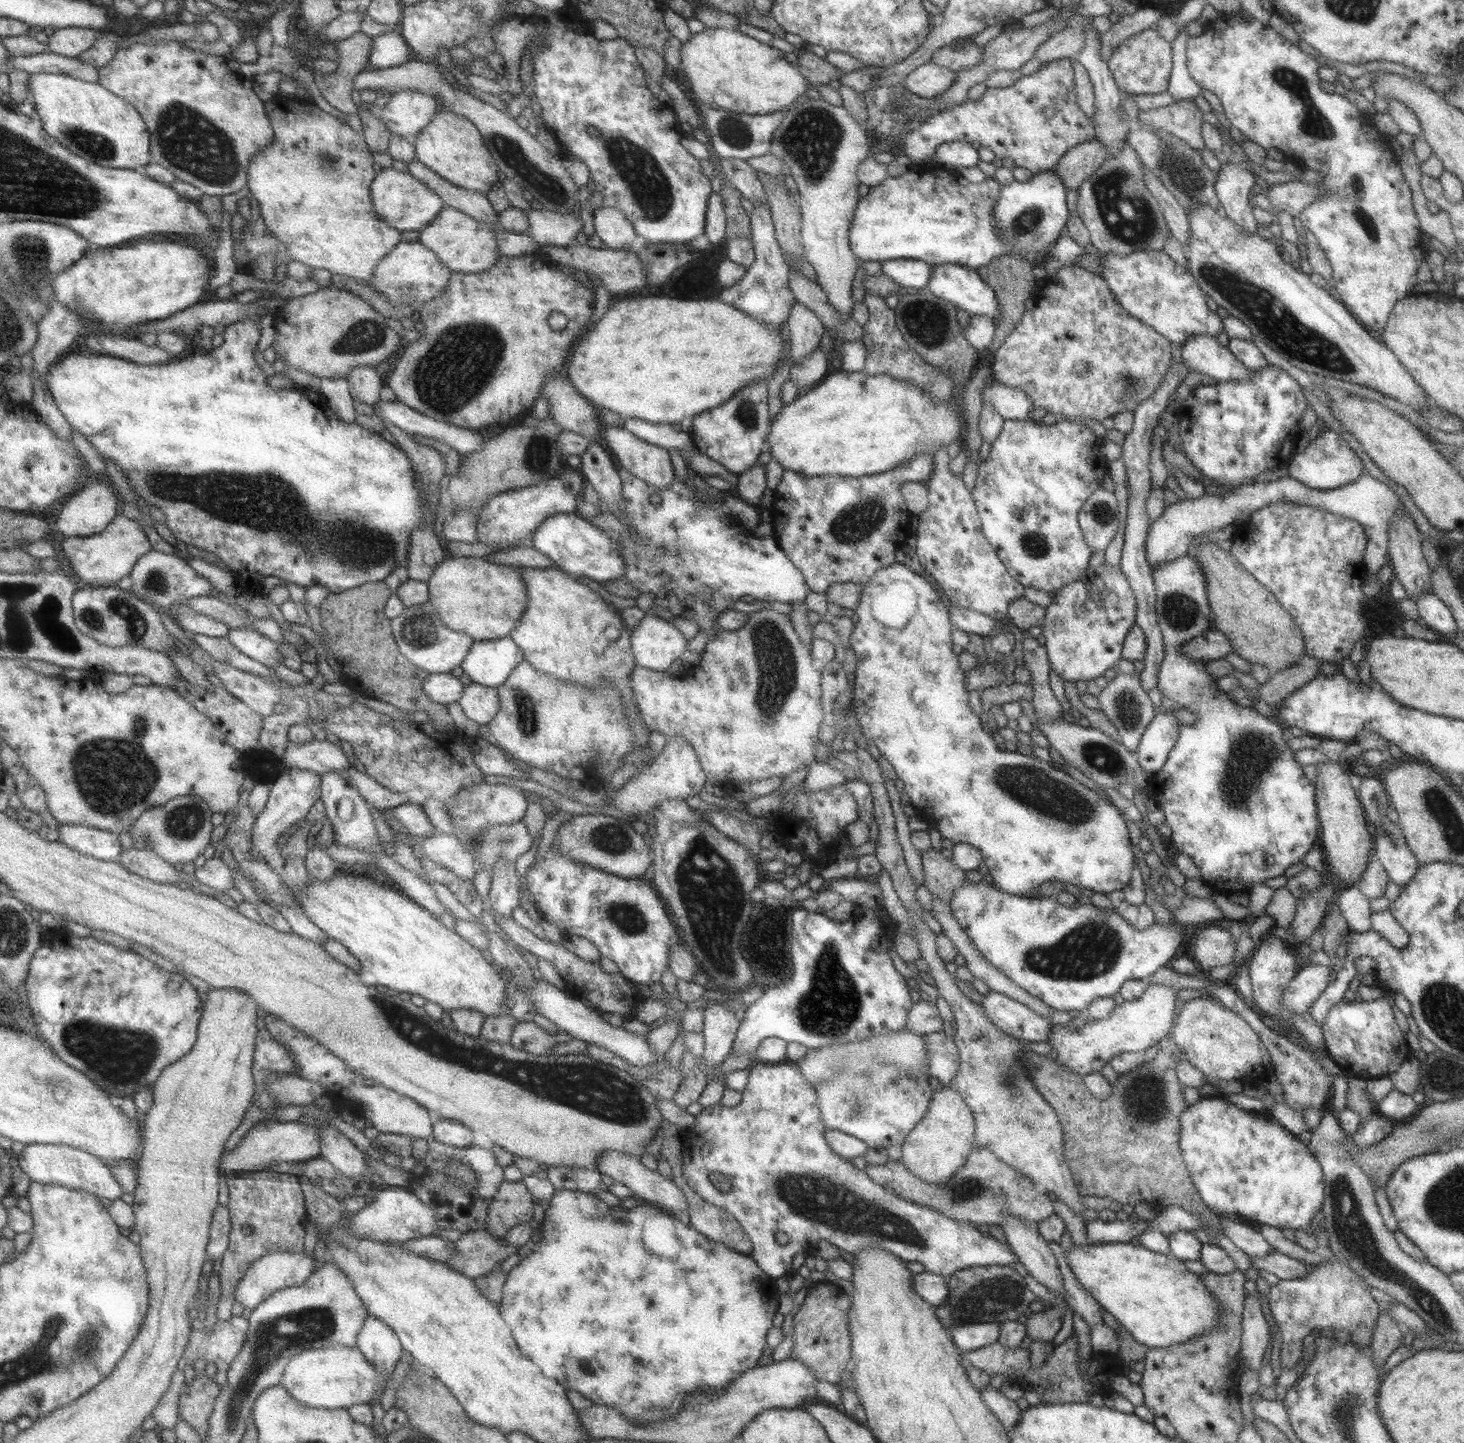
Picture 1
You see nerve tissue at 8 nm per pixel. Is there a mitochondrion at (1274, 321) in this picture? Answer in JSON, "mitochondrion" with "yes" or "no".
{"mitochondrion":"yes"}

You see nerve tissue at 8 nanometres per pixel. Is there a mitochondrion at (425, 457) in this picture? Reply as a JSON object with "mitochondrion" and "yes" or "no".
{"mitochondrion":"no"}

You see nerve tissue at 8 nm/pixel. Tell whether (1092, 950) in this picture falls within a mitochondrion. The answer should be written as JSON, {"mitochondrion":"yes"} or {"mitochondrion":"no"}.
{"mitochondrion":"yes"}

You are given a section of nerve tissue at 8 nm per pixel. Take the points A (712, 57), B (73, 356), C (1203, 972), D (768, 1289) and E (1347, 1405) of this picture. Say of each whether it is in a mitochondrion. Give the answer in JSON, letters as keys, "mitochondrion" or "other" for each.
{"A":"other","B":"other","C":"other","D":"other","E":"mitochondrion"}

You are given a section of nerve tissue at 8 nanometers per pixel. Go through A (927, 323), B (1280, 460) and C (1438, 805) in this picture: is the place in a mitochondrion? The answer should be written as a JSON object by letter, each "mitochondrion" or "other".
{"A":"mitochondrion","B":"other","C":"mitochondrion"}

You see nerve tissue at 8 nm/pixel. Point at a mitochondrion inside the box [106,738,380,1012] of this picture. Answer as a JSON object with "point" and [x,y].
{"point":[183,821]}

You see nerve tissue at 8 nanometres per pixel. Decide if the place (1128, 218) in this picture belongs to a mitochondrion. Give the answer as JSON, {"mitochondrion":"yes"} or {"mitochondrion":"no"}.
{"mitochondrion":"yes"}

